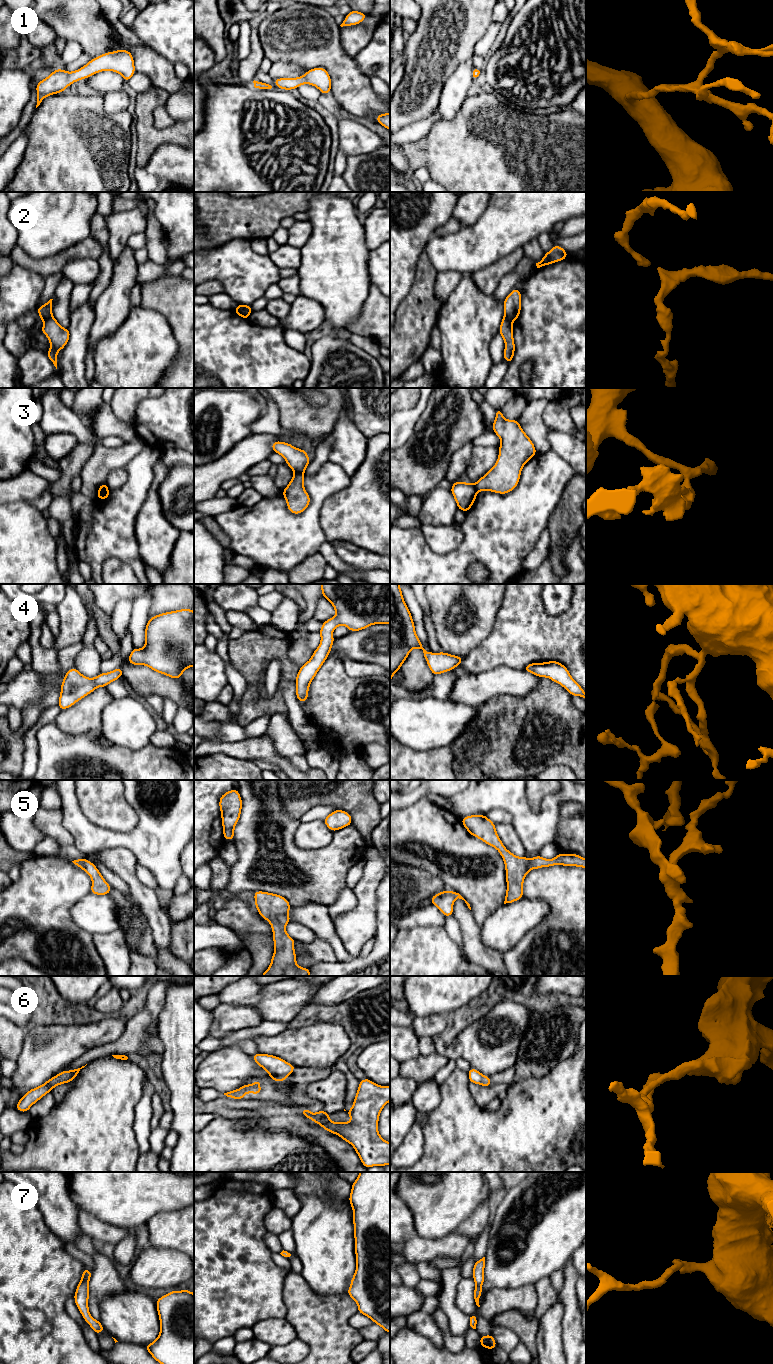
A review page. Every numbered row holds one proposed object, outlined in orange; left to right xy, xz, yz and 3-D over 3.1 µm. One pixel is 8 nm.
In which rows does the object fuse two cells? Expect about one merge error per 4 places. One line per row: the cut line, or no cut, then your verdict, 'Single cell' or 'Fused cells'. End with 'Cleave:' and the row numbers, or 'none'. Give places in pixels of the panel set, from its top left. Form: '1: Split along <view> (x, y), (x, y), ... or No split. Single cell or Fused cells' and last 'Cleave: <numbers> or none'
1: No split. Single cell
2: Split along xy (52, 316), (44, 322). Fused cells
3: Split along xz (295, 472), (303, 474). Fused cells
4: No split. Single cell
5: No split. Single cell
6: No split. Single cell
7: No split. Single cell
Cleave: 2, 3

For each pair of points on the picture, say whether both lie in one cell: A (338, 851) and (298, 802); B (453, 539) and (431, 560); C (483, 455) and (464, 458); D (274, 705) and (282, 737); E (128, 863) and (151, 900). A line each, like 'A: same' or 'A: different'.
A: different
B: different
C: different
D: different
E: same

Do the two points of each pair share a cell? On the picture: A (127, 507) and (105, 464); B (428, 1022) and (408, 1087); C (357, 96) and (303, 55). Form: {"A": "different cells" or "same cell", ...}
{"A": "different cells", "B": "same cell", "C": "same cell"}

